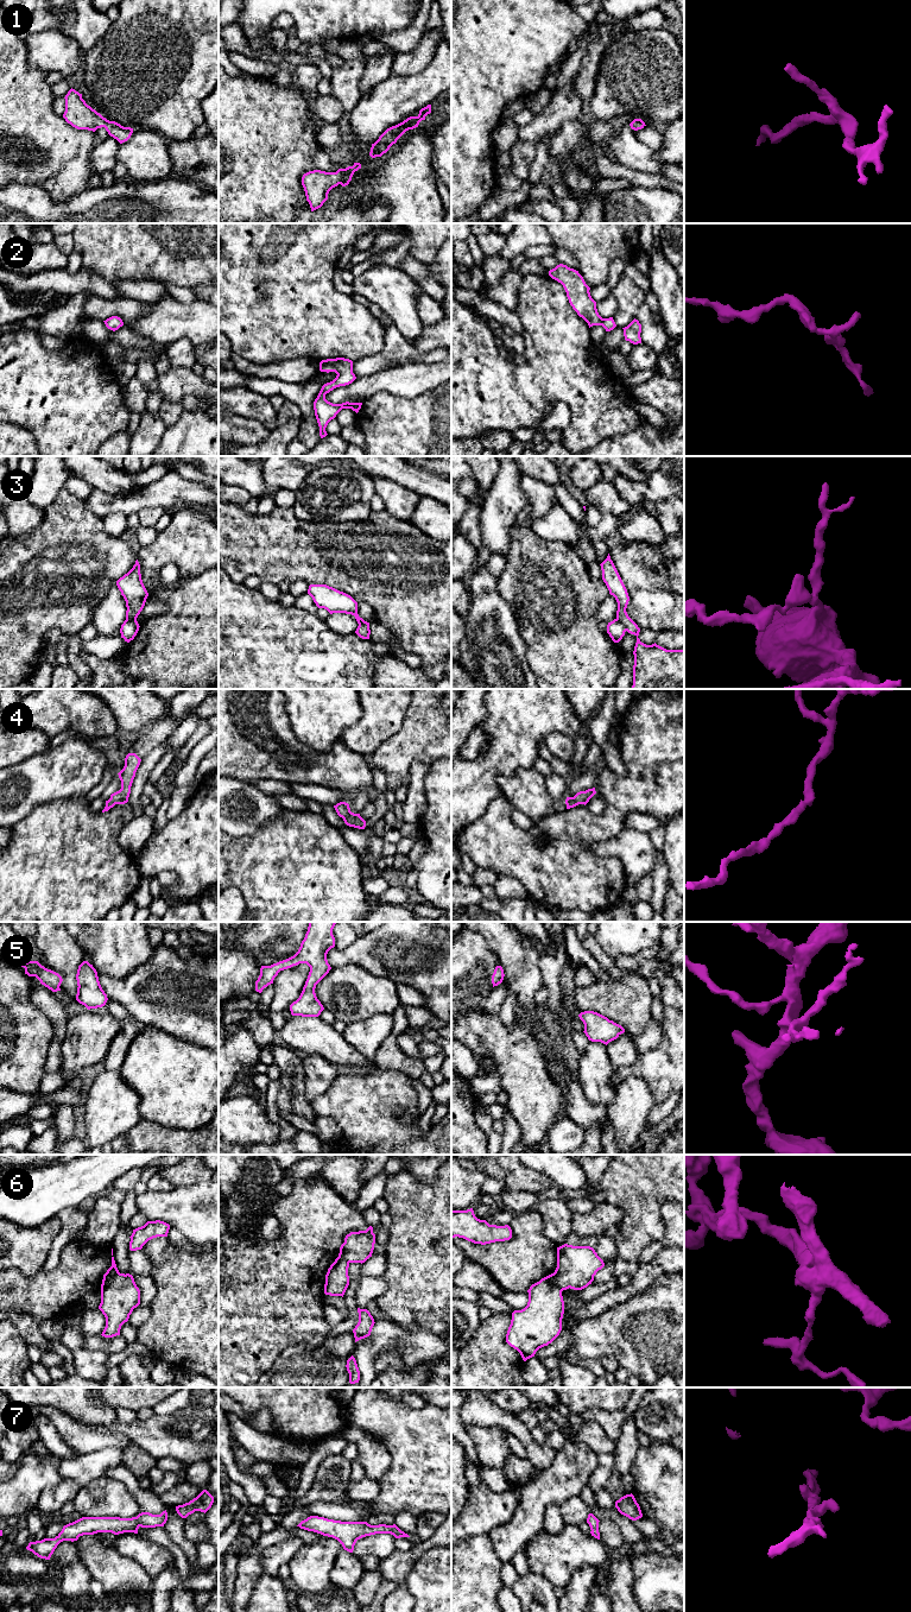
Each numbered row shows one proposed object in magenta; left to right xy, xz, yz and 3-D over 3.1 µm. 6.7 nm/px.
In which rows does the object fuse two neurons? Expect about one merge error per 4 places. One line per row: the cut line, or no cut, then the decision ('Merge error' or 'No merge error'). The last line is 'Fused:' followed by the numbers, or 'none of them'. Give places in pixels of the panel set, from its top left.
1: No split. No merge error
2: No split. No merge error
3: Split along yz (617, 618), (626, 630). Merge error
4: No split. No merge error
5: No split. No merge error
6: Split along xy (118, 1271), (101, 1287). Merge error
7: No split. No merge error
Fused: 3, 6

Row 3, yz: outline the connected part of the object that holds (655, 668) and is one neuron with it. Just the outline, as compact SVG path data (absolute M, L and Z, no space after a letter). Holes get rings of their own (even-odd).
M609 554L600 565L602 580L618 602L616 619L637 637L632 689L684 689L684 650L641 643L638 638L640 628L626 612L630 601L627 589Z

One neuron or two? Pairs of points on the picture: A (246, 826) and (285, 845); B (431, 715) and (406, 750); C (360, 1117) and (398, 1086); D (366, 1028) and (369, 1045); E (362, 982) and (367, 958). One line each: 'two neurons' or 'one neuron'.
A: two neurons
B: one neuron
C: one neuron
D: one neuron
E: two neurons

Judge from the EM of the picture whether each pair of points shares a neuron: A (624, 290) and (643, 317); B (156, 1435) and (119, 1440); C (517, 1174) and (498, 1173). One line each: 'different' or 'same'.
A: different
B: same
C: different

